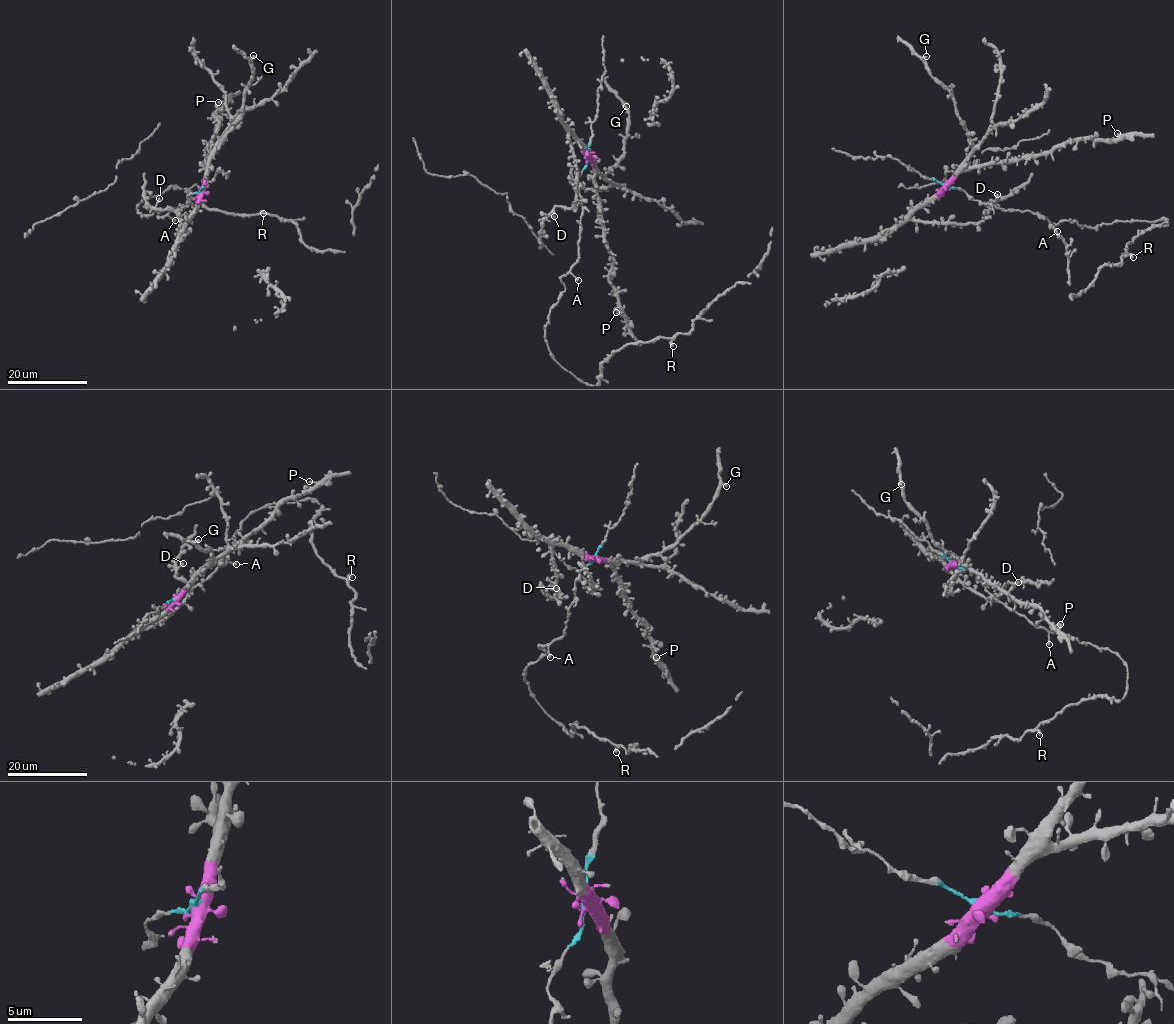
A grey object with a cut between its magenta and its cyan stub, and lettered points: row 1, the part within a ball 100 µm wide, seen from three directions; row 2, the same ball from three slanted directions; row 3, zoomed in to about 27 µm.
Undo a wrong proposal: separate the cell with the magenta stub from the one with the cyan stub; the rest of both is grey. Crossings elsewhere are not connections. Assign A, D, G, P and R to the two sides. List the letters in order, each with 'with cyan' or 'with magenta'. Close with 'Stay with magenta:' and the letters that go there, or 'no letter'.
A: with cyan
D: with magenta
G: with magenta
P: with magenta
R: with cyan
Stay with magenta: D, G, P

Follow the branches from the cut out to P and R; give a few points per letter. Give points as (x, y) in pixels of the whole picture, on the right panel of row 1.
P: (945, 185), (964, 171), (1048, 154), (1072, 141), (1114, 139), (1121, 134), (1117, 134)
R: (945, 184), (1053, 224), (1165, 219), (1168, 224), (1151, 225), (1127, 245), (1123, 256), (1133, 258)

